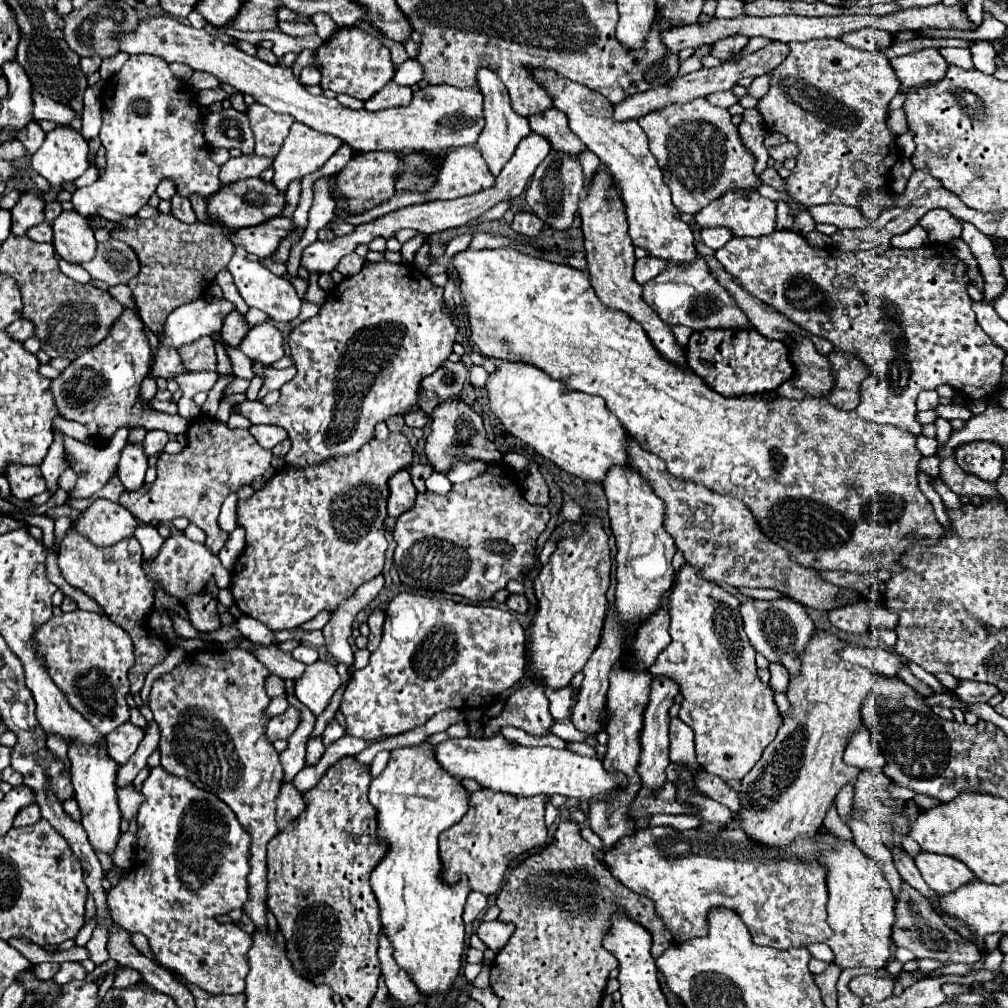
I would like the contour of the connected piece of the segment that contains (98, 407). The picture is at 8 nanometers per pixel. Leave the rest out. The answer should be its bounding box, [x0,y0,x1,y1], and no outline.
[50,310,188,446]

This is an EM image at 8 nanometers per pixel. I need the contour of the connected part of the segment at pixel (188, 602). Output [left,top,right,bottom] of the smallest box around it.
[182,592,222,632]

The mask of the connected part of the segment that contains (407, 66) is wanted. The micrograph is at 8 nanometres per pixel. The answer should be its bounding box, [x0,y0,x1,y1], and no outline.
[394,59,423,86]

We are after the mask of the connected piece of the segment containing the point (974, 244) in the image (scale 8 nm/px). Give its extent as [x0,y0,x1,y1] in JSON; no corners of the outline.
[962,222,1004,302]

